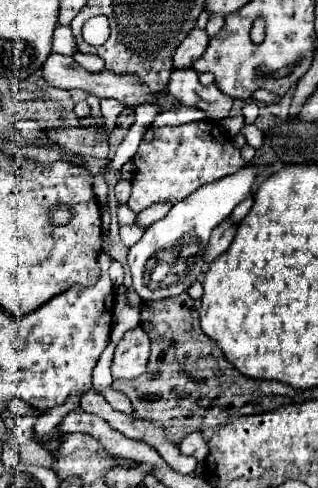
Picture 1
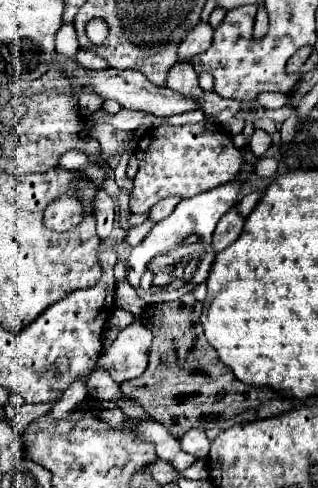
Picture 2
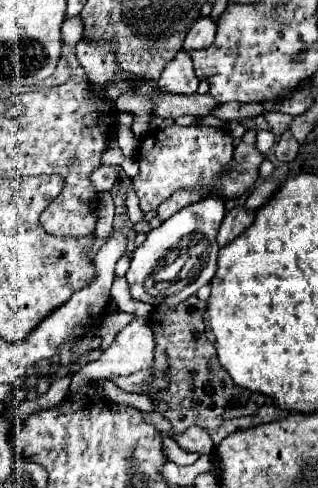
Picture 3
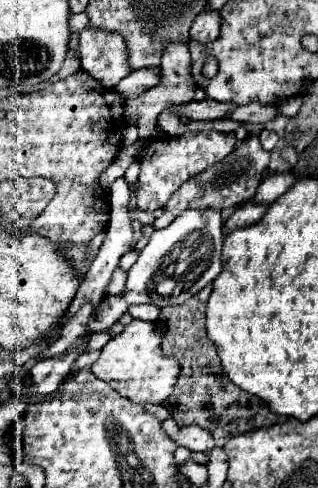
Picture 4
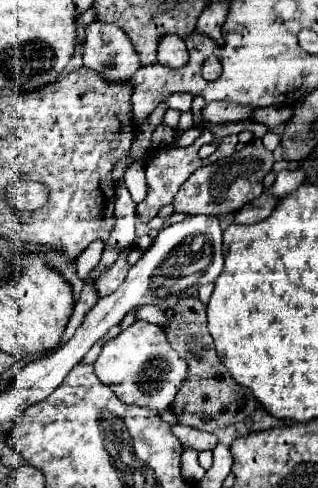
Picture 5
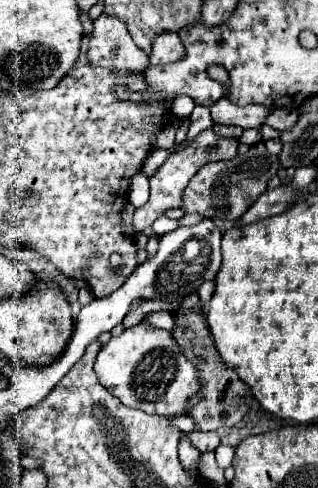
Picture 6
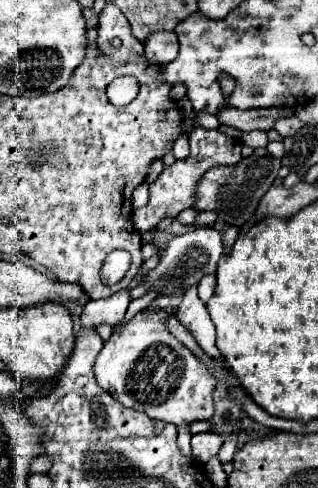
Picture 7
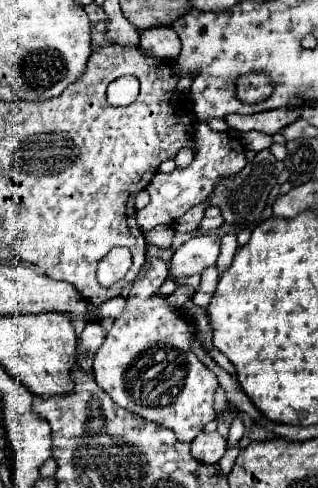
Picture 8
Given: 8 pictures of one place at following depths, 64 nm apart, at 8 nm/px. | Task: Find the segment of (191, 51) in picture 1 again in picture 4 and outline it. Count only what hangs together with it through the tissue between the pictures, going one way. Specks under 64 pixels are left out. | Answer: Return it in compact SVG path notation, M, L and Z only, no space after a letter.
M206 10L202 12L190 30L190 38L198 40L202 44L208 44L220 36L220 12L218 10Z

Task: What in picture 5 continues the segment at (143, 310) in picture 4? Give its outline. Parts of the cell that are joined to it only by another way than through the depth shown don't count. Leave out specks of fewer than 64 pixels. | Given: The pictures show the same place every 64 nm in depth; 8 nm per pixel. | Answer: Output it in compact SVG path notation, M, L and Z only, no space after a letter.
M157 305L138 307L136 310L136 318L139 320L148 320L150 324L156 324L156 326L164 326L164 324L168 324L166 310L162 310L162 308Z

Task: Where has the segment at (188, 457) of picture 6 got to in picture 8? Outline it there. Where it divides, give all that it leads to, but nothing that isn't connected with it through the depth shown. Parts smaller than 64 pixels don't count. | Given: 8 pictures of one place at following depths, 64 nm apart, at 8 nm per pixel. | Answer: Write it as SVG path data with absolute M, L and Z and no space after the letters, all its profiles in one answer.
M154 258L146 264L148 272L132 282L124 312L114 320L114 326L94 356L94 378L120 408L170 428L180 442L190 442L216 418L212 402L218 378L192 352L192 342L196 340L192 322L160 294L160 286L168 278L166 262Z

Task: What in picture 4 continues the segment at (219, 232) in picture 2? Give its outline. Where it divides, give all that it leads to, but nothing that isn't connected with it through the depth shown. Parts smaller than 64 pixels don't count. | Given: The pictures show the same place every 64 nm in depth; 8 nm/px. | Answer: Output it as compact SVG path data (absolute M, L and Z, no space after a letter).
M246 202L246 204L238 206L236 212L232 214L232 218L226 222L224 234L230 234L236 228L246 228L246 226L256 224L266 214L266 210L268 210L266 204L256 204L256 202L254 204L252 202Z

